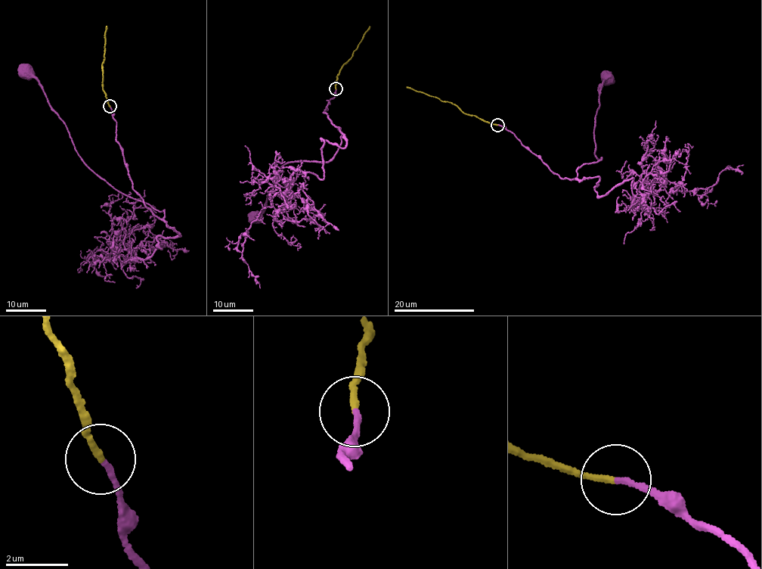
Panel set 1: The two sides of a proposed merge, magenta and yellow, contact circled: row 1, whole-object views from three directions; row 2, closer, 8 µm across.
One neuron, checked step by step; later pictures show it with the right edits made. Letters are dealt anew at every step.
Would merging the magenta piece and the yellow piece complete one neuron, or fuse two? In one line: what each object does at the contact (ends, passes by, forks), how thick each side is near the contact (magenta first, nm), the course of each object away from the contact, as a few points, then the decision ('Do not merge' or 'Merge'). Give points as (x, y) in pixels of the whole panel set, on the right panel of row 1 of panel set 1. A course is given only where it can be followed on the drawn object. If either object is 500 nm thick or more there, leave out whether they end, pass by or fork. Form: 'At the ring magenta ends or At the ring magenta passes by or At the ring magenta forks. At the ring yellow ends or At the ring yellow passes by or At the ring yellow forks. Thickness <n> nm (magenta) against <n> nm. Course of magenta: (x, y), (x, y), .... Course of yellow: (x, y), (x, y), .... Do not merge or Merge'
At the ring magenta ends. At the ring yellow ends. Thickness 170 nm (magenta) against 200 nm. Course of magenta: (497, 125), (552, 172), (575, 178), (583, 165), (602, 158), (595, 153), (593, 133), (605, 78). Course of yellow: (497, 125), (465, 113), (447, 101), (441, 101), (435, 96), (406, 87). Merge

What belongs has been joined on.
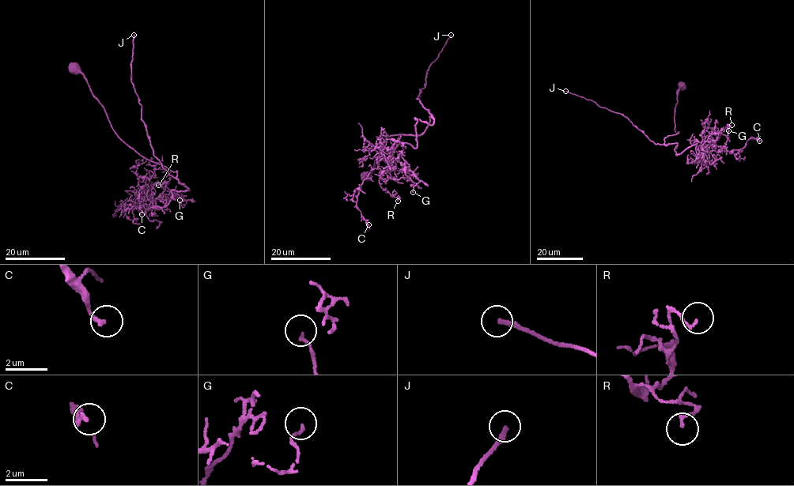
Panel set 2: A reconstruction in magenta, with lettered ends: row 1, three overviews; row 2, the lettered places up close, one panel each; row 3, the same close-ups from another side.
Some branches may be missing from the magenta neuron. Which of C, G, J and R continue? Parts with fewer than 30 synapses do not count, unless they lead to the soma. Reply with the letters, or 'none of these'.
J

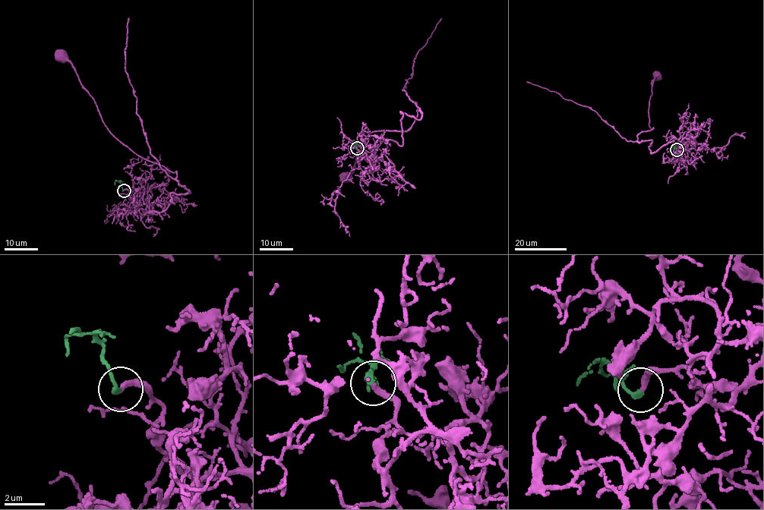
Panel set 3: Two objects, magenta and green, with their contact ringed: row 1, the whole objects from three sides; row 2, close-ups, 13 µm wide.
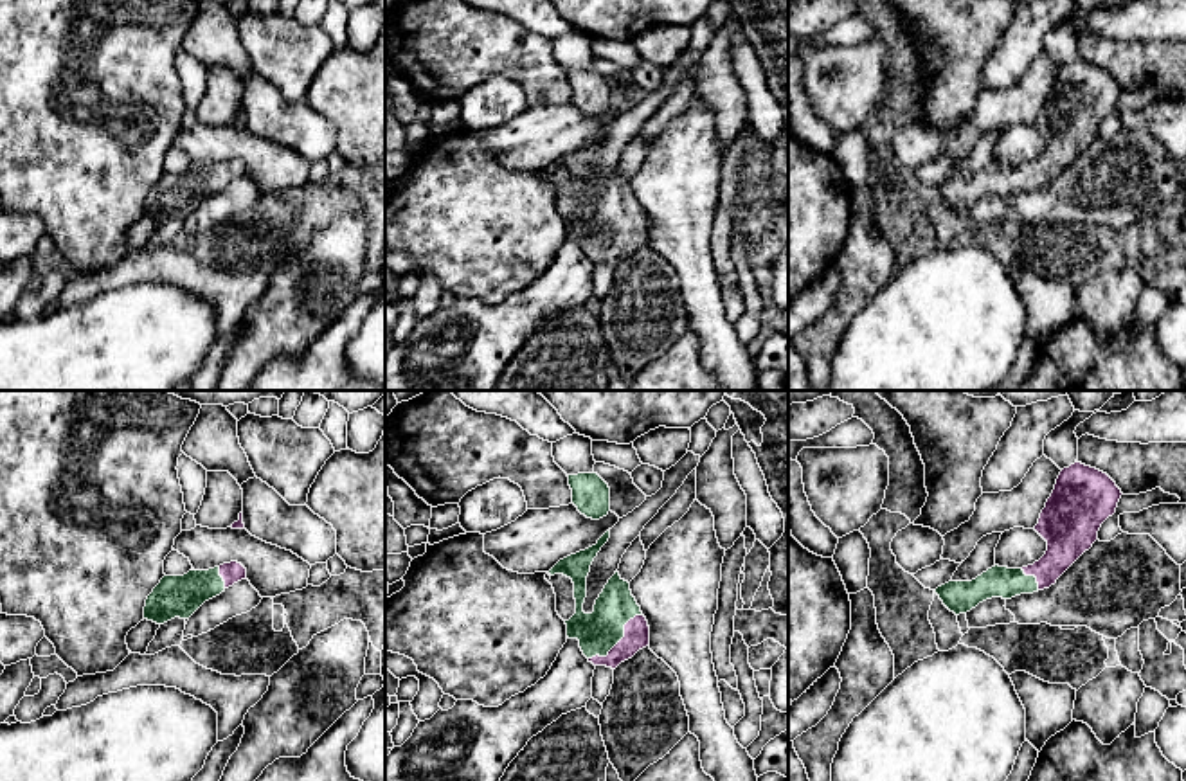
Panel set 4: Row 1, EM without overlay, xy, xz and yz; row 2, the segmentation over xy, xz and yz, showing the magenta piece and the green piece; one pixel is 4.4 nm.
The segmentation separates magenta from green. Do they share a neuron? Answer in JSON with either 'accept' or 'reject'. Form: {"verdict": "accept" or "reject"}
{"verdict": "accept"}

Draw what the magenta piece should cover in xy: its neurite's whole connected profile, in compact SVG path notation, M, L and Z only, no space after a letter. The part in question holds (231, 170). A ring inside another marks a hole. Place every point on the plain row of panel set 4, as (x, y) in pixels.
M238 158L209 167L193 166L184 173L164 173L146 196L144 216L157 221L175 214L189 216L205 198L241 176L247 176L247 166Z

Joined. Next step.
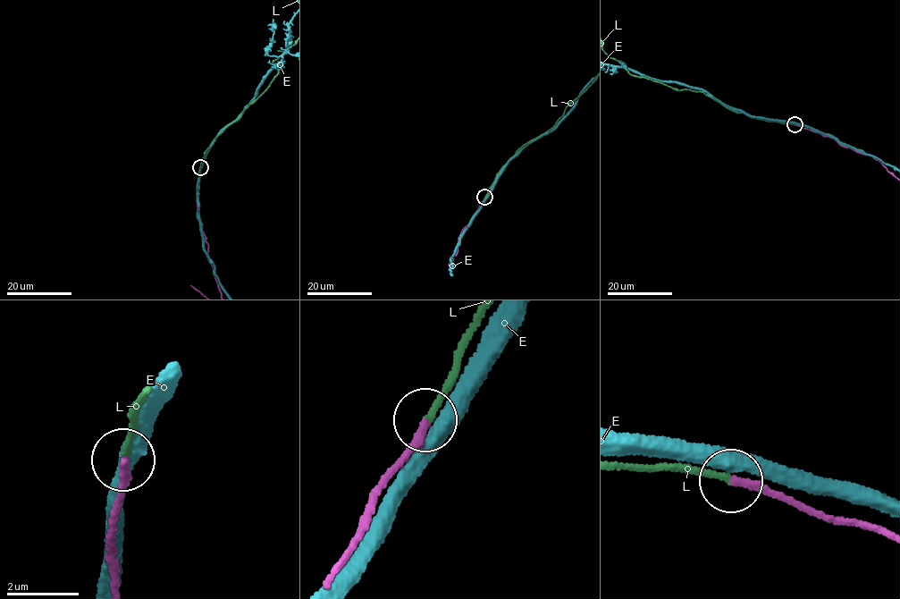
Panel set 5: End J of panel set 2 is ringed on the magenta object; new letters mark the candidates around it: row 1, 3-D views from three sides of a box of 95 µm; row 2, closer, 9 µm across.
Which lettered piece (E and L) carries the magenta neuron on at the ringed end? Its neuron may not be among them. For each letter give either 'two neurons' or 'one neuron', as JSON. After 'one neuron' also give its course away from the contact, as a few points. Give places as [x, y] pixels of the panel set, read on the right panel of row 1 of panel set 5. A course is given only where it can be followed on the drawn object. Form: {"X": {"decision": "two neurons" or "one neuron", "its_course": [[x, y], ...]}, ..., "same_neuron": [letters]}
{"E": {"decision": "two neurons"}, "L": {"decision": "one neuron"}, "same_neuron": ["L"]}

